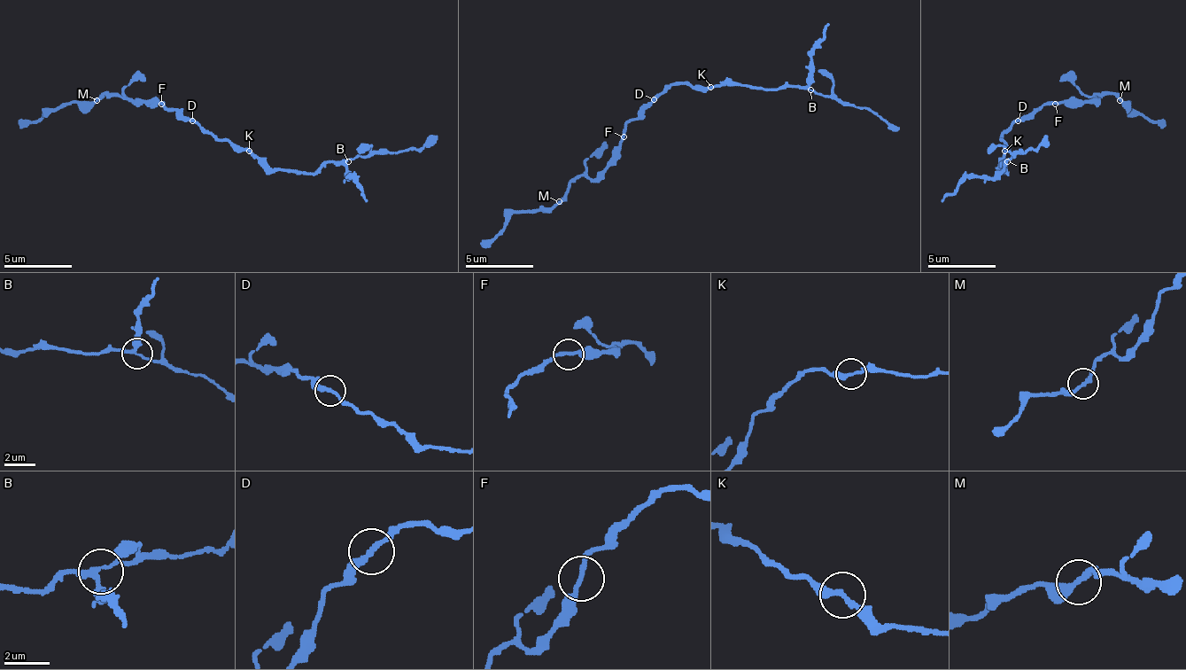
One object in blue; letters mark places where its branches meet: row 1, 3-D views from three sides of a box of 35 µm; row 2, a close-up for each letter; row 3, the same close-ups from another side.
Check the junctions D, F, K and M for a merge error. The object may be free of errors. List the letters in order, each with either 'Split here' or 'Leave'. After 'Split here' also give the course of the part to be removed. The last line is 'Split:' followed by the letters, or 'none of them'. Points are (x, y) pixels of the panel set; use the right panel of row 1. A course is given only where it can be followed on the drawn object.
D: Leave
F: Leave
K: Leave
M: Leave
Split: none of them

